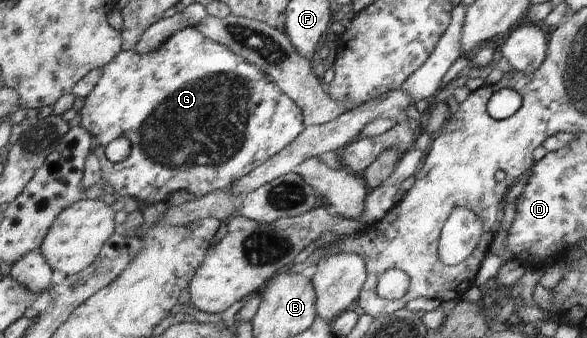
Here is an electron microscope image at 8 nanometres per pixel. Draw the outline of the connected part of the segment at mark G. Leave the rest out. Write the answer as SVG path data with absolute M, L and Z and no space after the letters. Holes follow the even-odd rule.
M192 26L174 32L166 43L163 43L156 51L141 54L137 50L122 50L108 65L102 69L102 77L94 91L85 99L80 110L80 126L87 129L93 135L93 151L100 160L103 177L114 187L114 196L119 200L121 197L132 197L137 201L143 201L145 205L158 203L168 204L178 200L184 193L193 193L196 197L212 193L216 190L230 189L235 182L257 167L264 165L271 157L280 153L287 145L293 143L302 131L306 129L305 117L302 108L285 94L276 85L273 77L267 74L261 67L250 63L244 56L234 53L228 46L213 42L201 31ZM119 137L126 137L132 144L132 153L120 163L114 163L106 157L107 145Z

